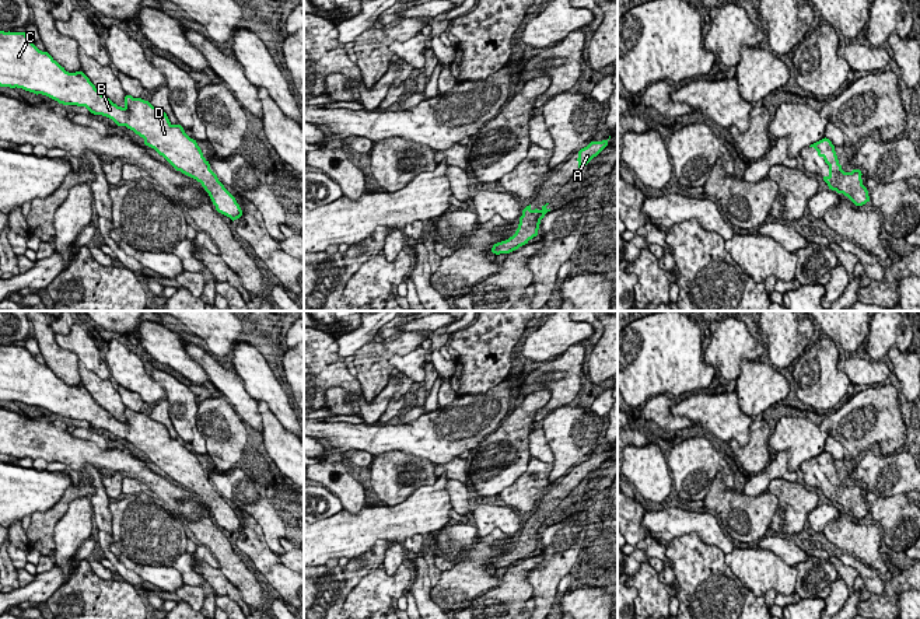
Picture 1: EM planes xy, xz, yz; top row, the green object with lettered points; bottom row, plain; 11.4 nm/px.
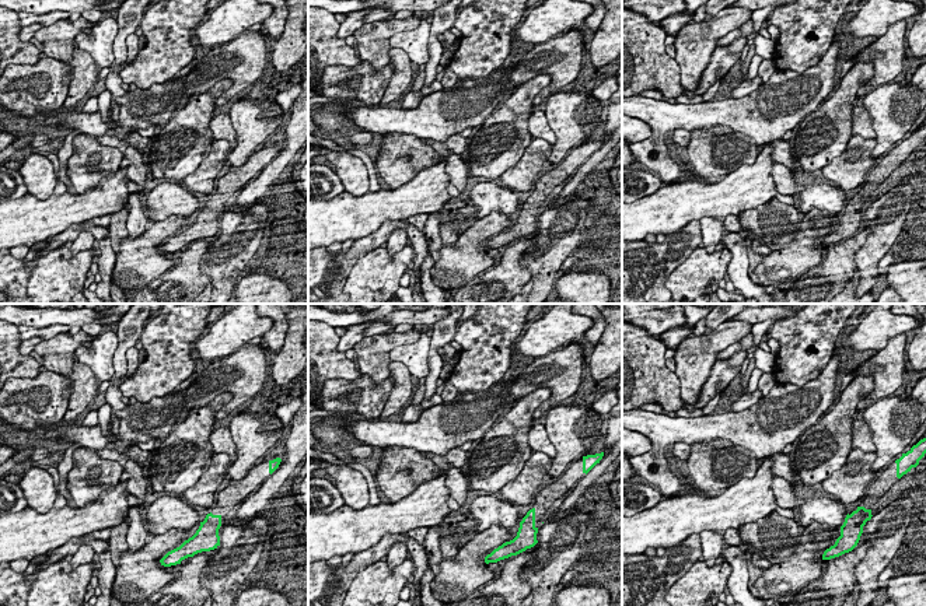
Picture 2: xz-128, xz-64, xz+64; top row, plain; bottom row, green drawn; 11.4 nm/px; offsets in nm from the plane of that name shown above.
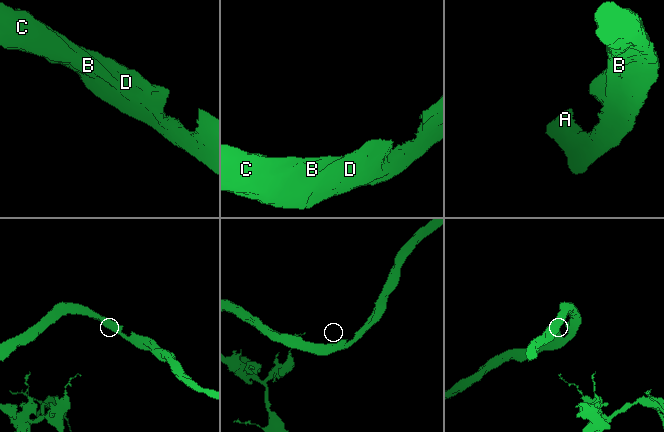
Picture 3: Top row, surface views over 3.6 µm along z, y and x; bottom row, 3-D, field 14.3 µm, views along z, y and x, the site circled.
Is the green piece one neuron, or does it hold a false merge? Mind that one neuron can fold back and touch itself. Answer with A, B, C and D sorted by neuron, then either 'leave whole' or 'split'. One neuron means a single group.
A B C D; leave whole

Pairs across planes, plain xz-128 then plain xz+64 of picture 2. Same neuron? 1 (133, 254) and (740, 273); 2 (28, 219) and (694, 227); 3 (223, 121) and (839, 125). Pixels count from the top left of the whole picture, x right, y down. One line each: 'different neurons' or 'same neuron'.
1: different neurons
2: different neurons
3: different neurons

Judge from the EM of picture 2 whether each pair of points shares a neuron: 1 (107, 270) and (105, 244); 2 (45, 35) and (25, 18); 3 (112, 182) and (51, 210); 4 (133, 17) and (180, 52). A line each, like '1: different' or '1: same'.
1: same
2: different
3: same
4: different

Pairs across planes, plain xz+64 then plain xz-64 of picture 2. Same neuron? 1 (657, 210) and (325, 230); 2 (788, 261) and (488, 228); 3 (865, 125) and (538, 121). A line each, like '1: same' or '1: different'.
1: same
2: same
3: same

